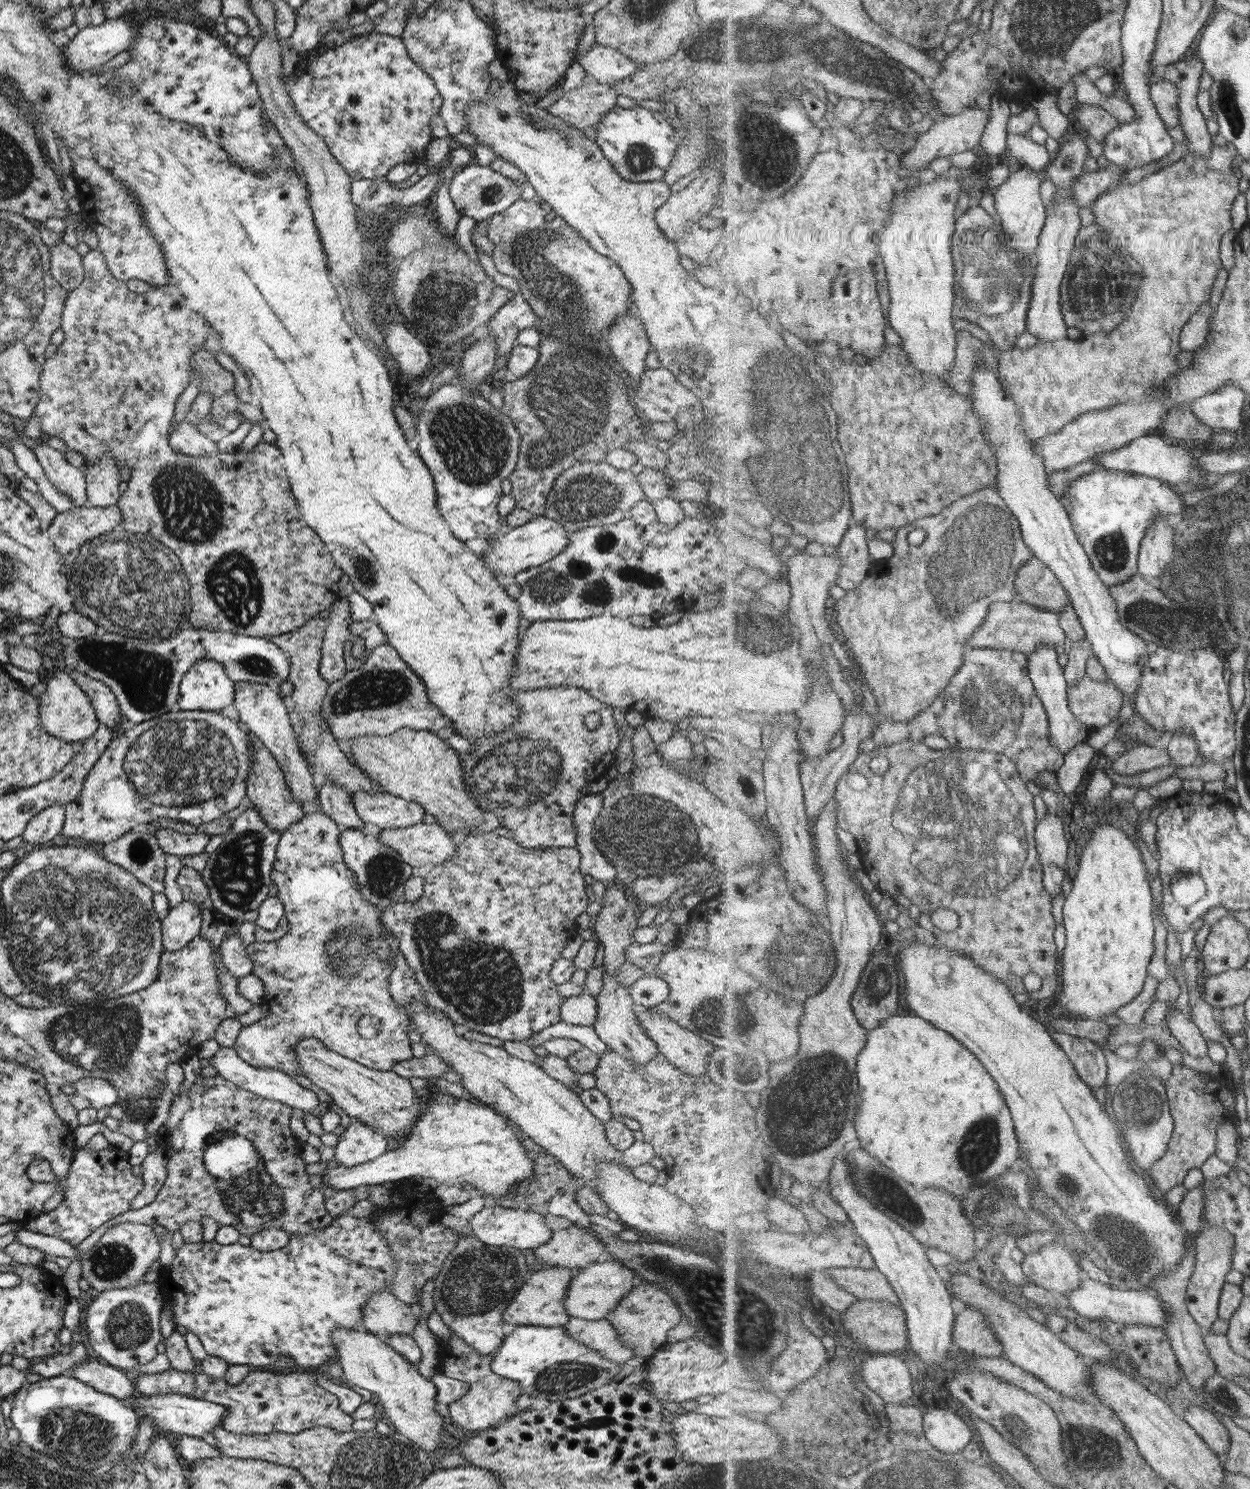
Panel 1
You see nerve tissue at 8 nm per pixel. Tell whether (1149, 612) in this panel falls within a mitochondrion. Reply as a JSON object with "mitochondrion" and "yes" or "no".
{"mitochondrion":"yes"}

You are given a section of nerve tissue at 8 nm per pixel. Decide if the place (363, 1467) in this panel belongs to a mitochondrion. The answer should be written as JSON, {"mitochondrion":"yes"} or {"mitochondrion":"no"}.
{"mitochondrion":"yes"}

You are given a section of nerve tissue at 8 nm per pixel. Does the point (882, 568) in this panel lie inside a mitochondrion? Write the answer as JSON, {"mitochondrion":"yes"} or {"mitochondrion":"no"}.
{"mitochondrion":"no"}

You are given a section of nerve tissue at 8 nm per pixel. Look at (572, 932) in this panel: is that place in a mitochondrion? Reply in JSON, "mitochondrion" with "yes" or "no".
{"mitochondrion":"no"}

